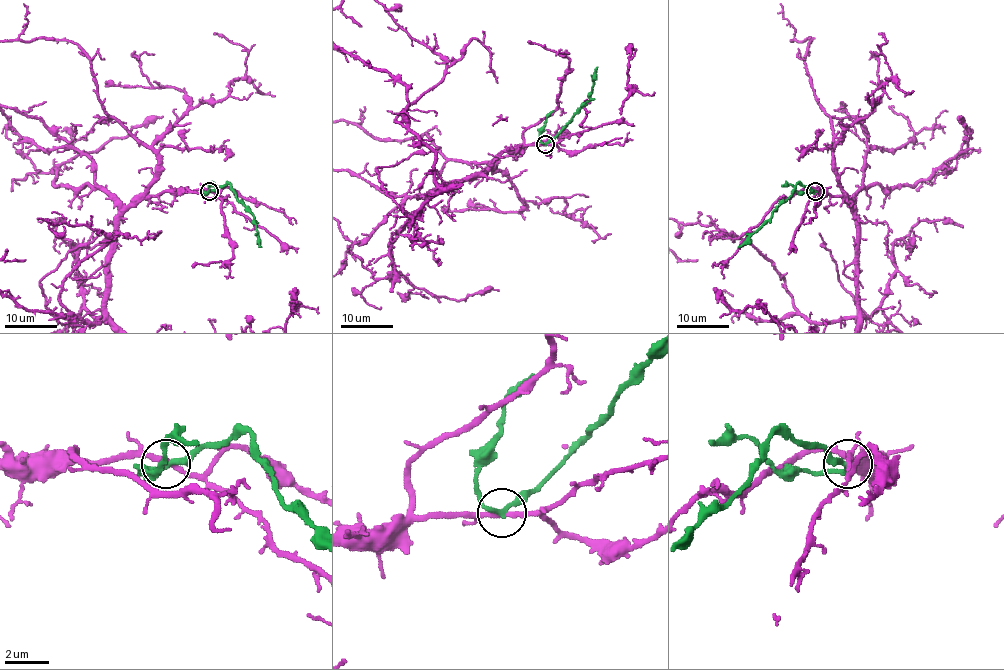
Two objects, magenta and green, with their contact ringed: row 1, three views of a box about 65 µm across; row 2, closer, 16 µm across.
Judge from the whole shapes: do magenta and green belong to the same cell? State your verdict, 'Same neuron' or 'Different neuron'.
Different neuron

